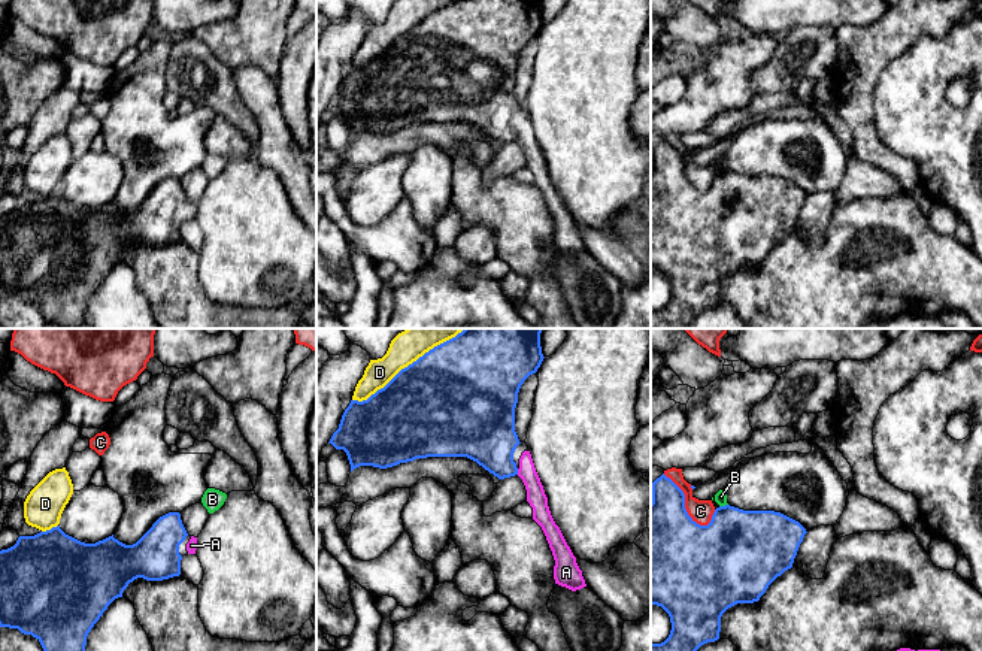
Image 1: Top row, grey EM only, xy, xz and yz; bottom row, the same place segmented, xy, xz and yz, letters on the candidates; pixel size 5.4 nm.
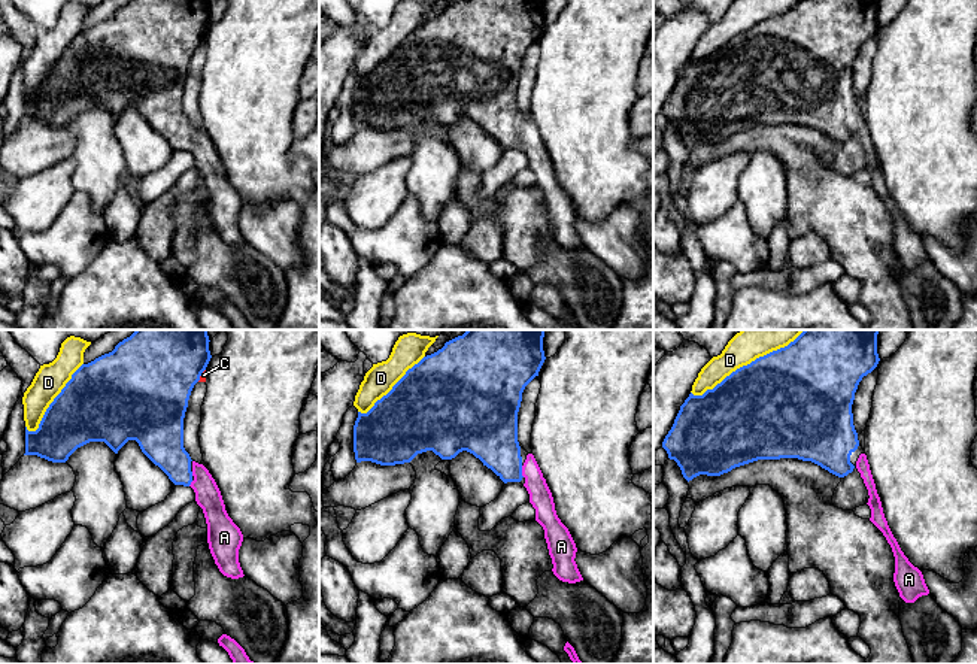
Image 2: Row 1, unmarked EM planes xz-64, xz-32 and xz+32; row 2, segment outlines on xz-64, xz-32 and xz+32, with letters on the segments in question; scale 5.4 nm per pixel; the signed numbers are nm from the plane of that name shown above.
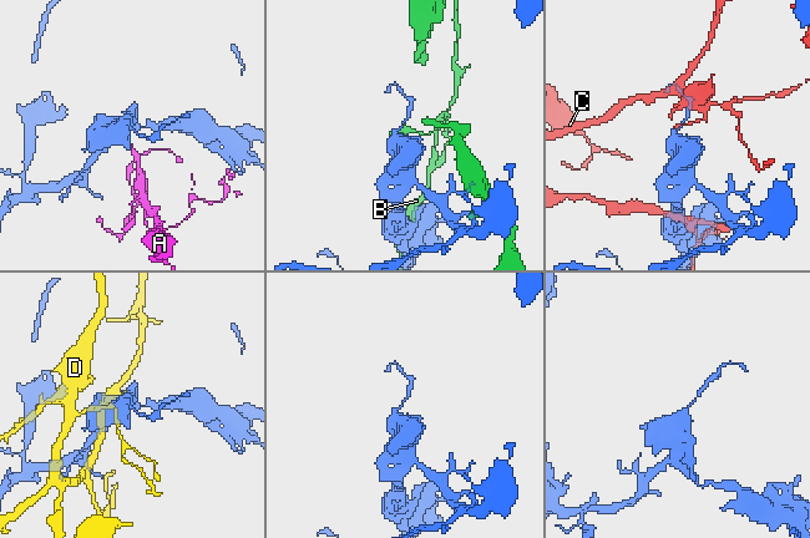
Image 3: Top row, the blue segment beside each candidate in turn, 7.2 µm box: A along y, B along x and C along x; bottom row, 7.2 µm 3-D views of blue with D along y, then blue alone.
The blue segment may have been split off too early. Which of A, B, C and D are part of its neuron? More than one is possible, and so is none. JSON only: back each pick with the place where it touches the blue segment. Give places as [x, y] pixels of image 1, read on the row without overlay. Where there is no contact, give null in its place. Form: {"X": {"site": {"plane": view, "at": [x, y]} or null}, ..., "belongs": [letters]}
{"A": {"site": {"plane": "xz", "at": [517, 138]}}, "belongs": ["A"]}

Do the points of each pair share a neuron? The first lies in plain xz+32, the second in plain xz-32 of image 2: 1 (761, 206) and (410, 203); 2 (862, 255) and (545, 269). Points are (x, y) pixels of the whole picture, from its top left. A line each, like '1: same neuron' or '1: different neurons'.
1: different neurons
2: different neurons

